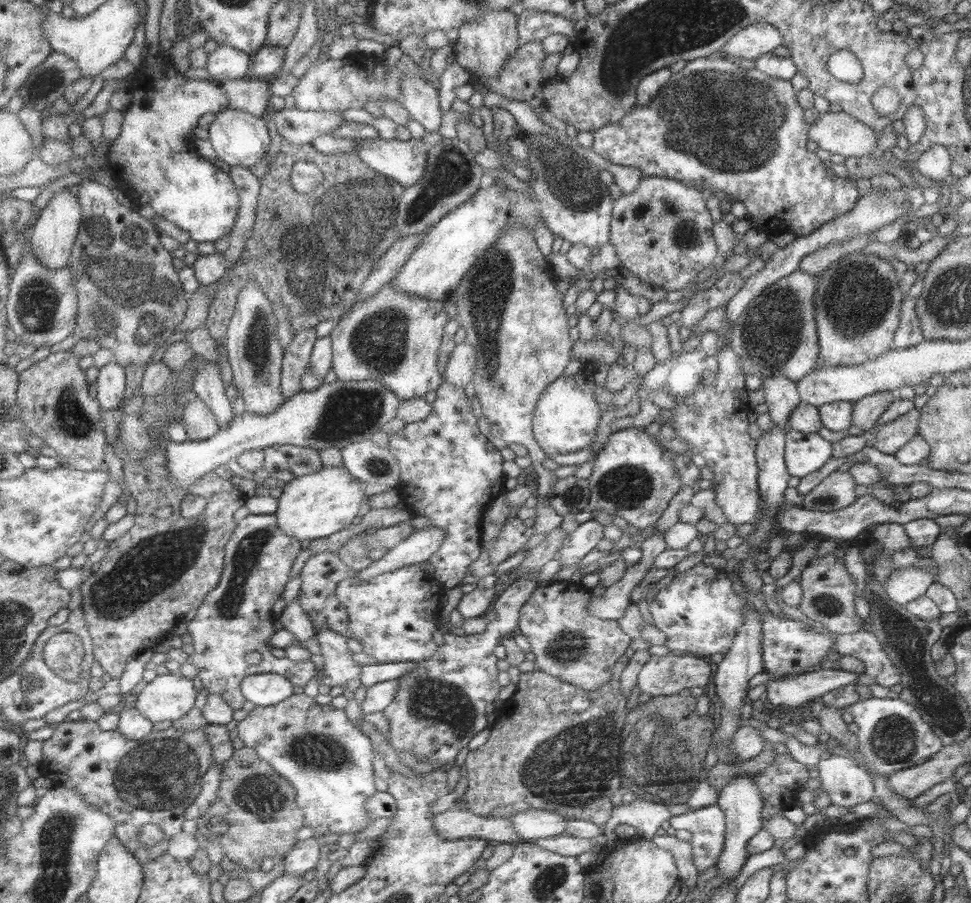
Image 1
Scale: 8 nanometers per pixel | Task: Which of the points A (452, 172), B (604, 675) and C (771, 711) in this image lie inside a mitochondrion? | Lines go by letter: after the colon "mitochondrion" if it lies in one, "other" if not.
A: mitochondrion
B: other
C: other

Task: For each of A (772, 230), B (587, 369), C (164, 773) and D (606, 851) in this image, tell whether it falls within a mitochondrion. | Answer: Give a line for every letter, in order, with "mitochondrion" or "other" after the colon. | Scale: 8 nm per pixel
A: other
B: other
C: mitochondrion
D: other

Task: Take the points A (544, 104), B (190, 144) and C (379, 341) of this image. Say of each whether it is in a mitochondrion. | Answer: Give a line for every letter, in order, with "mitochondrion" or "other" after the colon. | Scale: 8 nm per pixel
A: other
B: other
C: mitochondrion

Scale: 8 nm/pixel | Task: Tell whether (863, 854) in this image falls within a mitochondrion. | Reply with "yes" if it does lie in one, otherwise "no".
no

